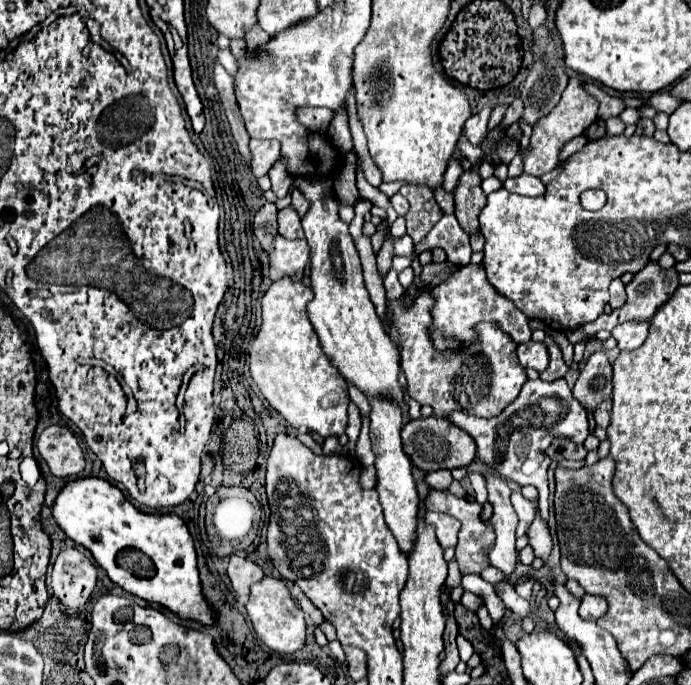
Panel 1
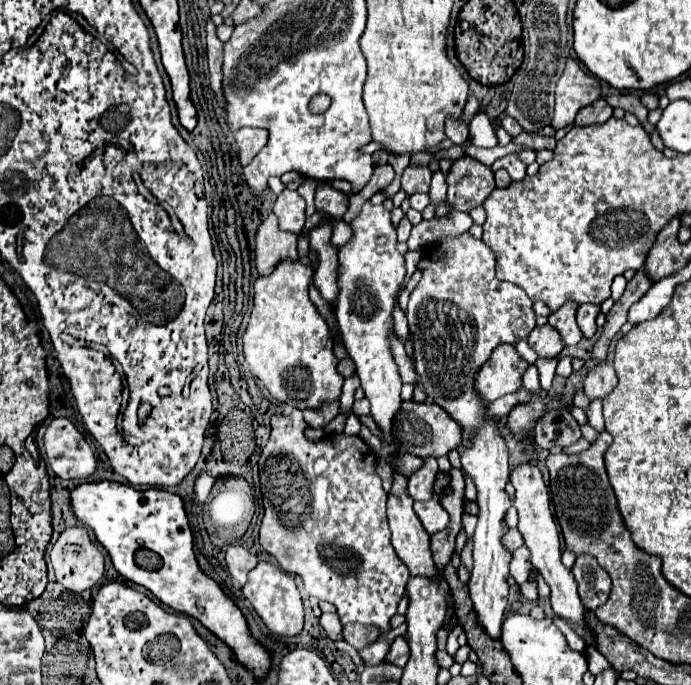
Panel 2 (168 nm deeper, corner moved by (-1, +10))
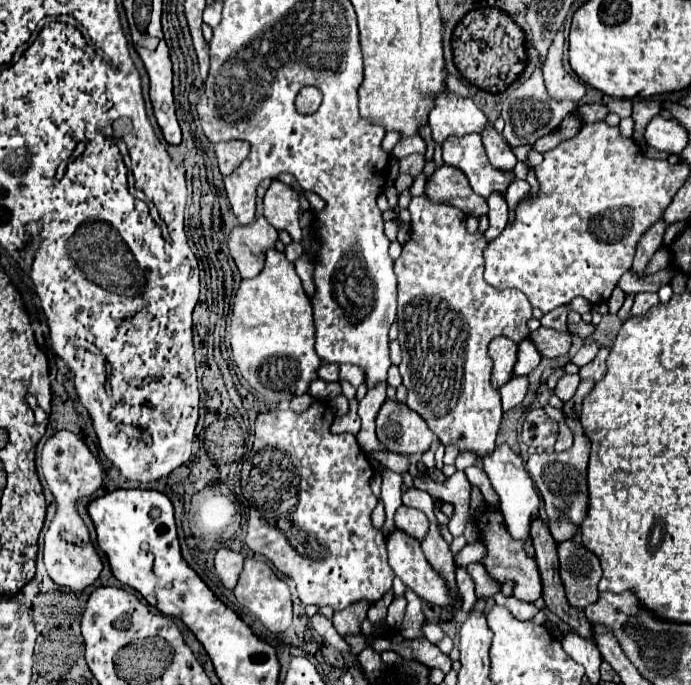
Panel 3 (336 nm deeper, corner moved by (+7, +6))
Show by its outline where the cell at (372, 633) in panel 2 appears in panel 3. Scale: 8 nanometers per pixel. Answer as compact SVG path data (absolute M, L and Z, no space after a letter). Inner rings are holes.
M362 600L362 602L354 602L352 606L344 608L344 610L338 610L334 612L332 616L332 624L334 628L338 630L340 636L346 636L346 634L360 634L360 622L366 618L366 612L368 612L368 602Z

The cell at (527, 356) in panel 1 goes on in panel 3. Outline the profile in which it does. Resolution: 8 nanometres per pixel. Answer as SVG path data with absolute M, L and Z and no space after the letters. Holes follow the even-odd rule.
M538 328L530 334L532 342L536 344L538 352L544 358L558 358L564 356L570 350L572 344L572 336L570 332L558 332L558 330L550 330L550 328Z

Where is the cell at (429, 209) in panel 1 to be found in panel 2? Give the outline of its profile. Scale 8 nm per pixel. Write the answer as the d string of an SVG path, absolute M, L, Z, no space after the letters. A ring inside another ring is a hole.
M408 166L402 174L402 182L416 182L416 192L428 192L430 178L432 172L428 166Z

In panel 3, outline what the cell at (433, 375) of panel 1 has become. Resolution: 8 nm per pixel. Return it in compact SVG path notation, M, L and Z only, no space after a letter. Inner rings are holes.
M496 336L490 342L488 354L494 360L494 372L492 372L492 384L496 388L504 386L512 378L512 368L516 364L516 352L518 344L506 336Z

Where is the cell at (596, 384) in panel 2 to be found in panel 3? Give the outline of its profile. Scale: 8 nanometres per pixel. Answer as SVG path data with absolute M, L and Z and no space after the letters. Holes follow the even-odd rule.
M608 346L600 348L600 352L596 354L596 358L590 364L586 364L586 366L580 368L580 378L592 378L594 382L600 382L604 378L604 374L606 374L606 356L608 354L610 354Z

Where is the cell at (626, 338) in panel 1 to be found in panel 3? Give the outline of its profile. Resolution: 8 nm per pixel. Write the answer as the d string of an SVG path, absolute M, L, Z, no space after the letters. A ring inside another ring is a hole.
M640 292L634 298L634 306L632 306L632 316L642 316L646 314L652 306L658 304L658 294L656 292Z

